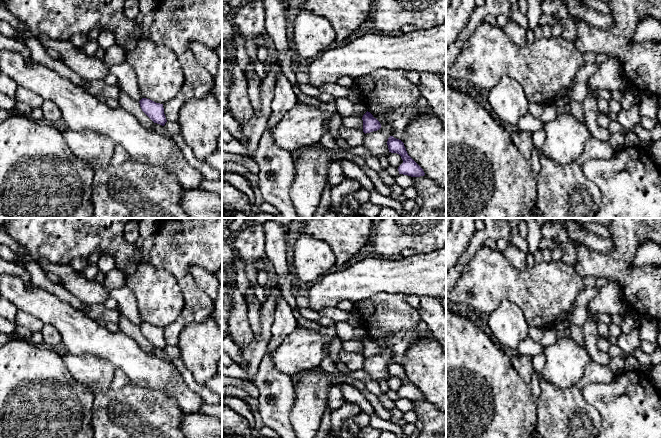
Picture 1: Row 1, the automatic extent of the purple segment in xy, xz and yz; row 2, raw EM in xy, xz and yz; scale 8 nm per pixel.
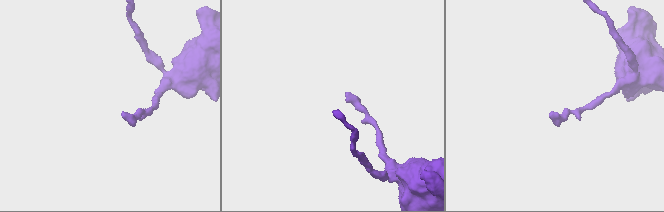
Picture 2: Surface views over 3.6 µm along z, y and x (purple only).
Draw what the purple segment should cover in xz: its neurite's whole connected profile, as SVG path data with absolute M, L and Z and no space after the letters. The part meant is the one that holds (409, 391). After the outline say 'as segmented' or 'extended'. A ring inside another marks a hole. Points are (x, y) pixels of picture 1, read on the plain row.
M390 360L387 365L389 376L397 377L401 380L403 387L398 391L399 398L411 401L424 400L423 393L408 379L404 367Z; as segmented

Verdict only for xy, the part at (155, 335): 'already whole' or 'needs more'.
already whole

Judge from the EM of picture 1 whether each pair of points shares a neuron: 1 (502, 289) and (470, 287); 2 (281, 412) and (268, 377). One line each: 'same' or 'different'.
1: same
2: same

